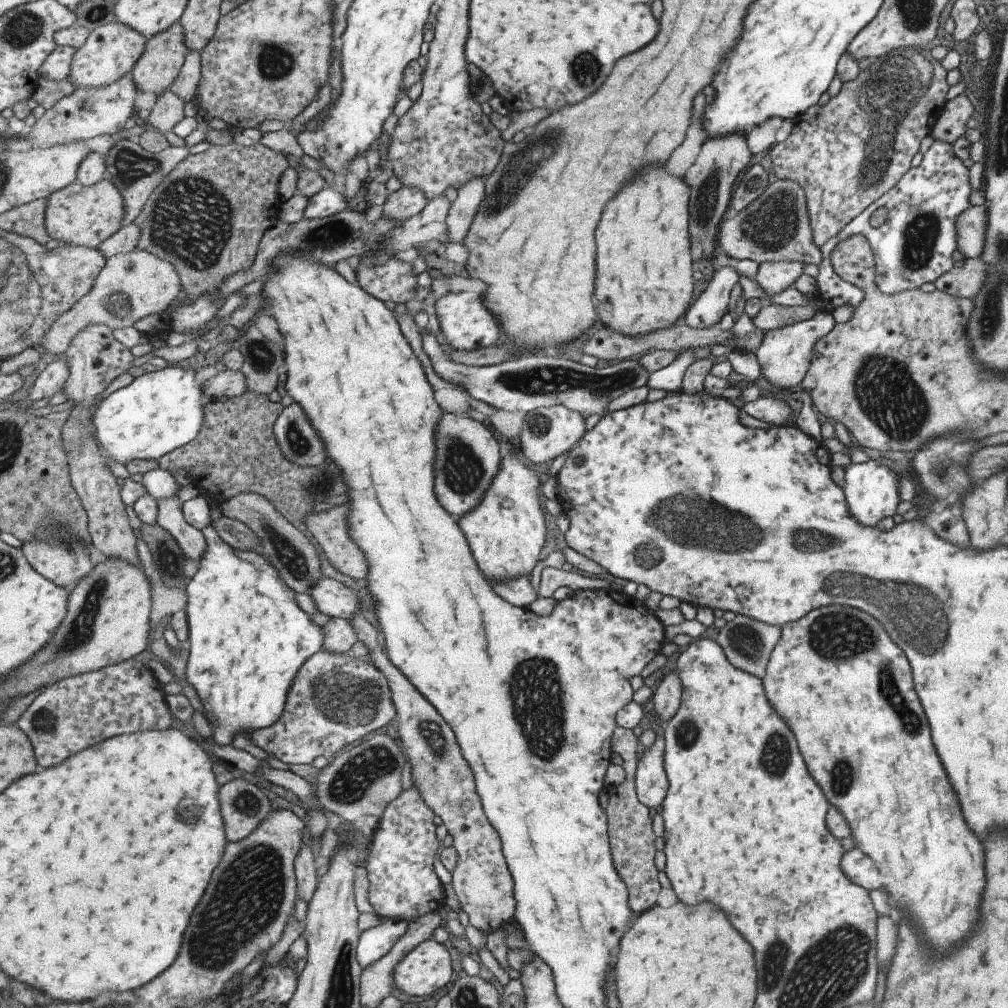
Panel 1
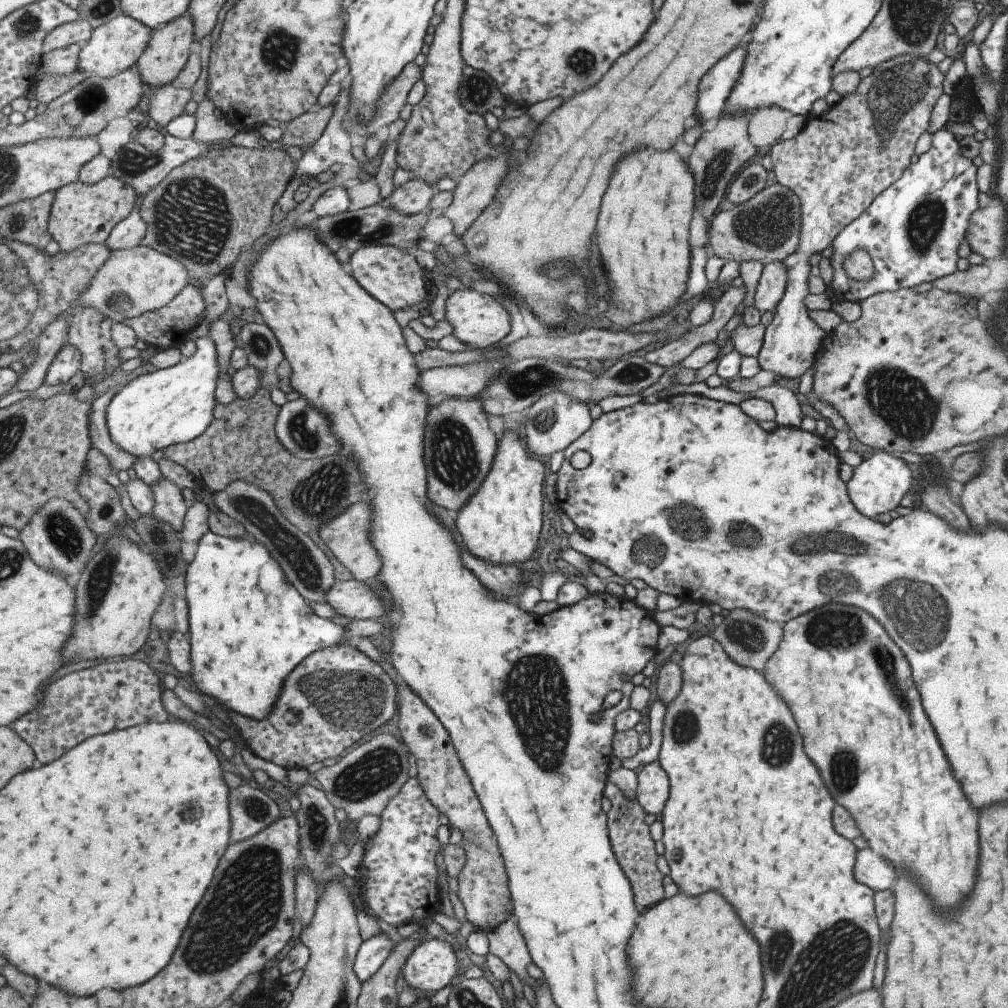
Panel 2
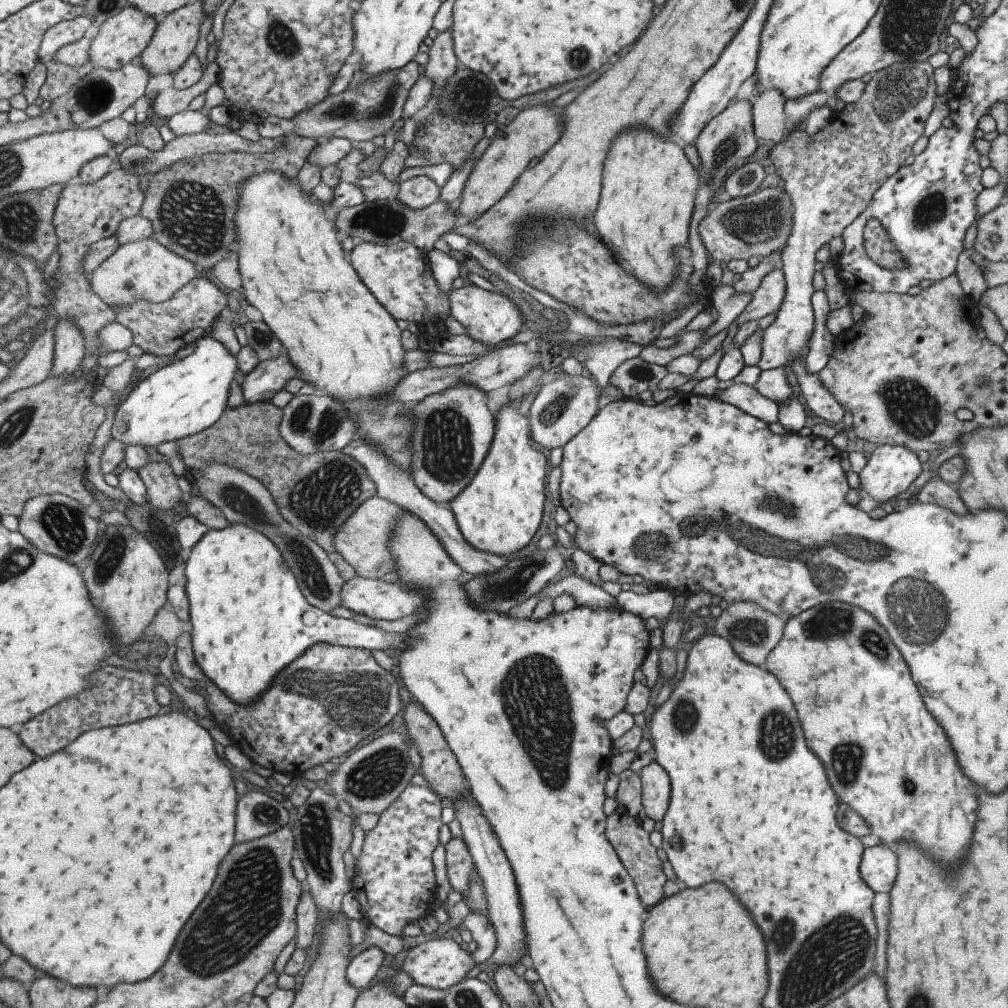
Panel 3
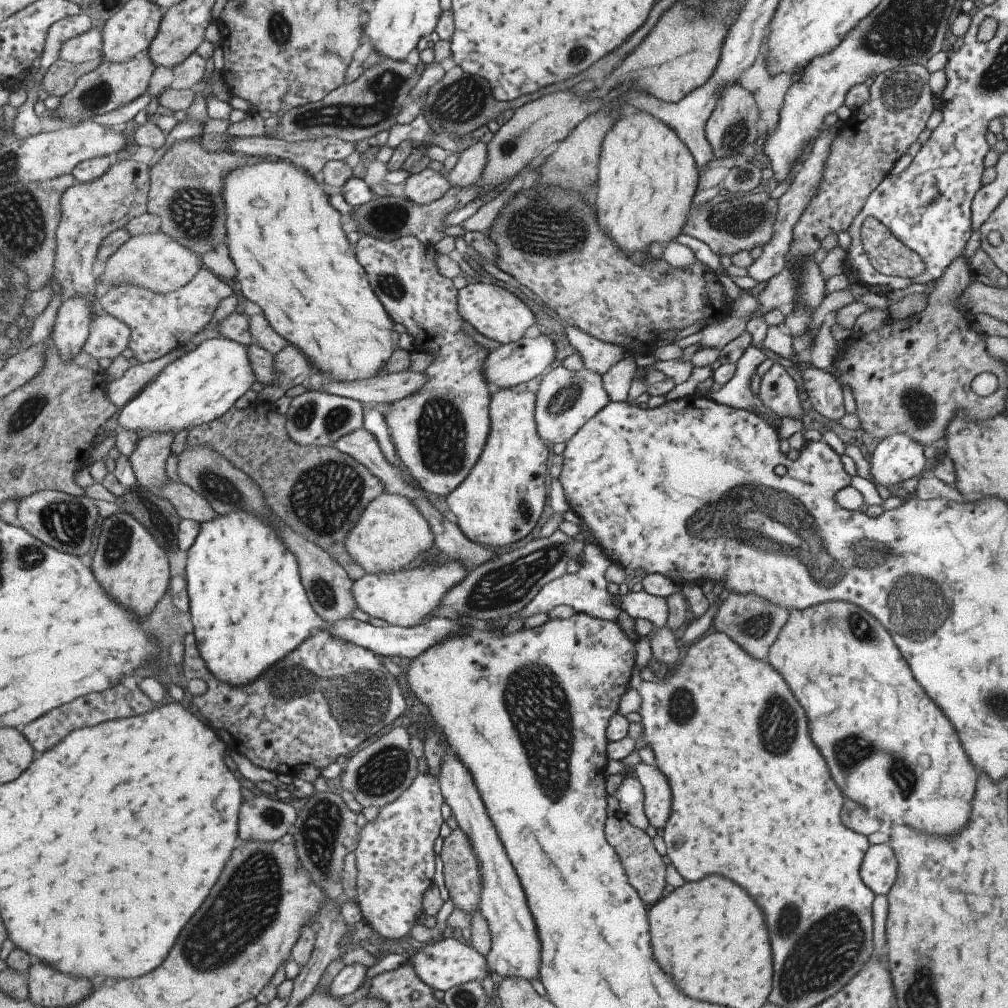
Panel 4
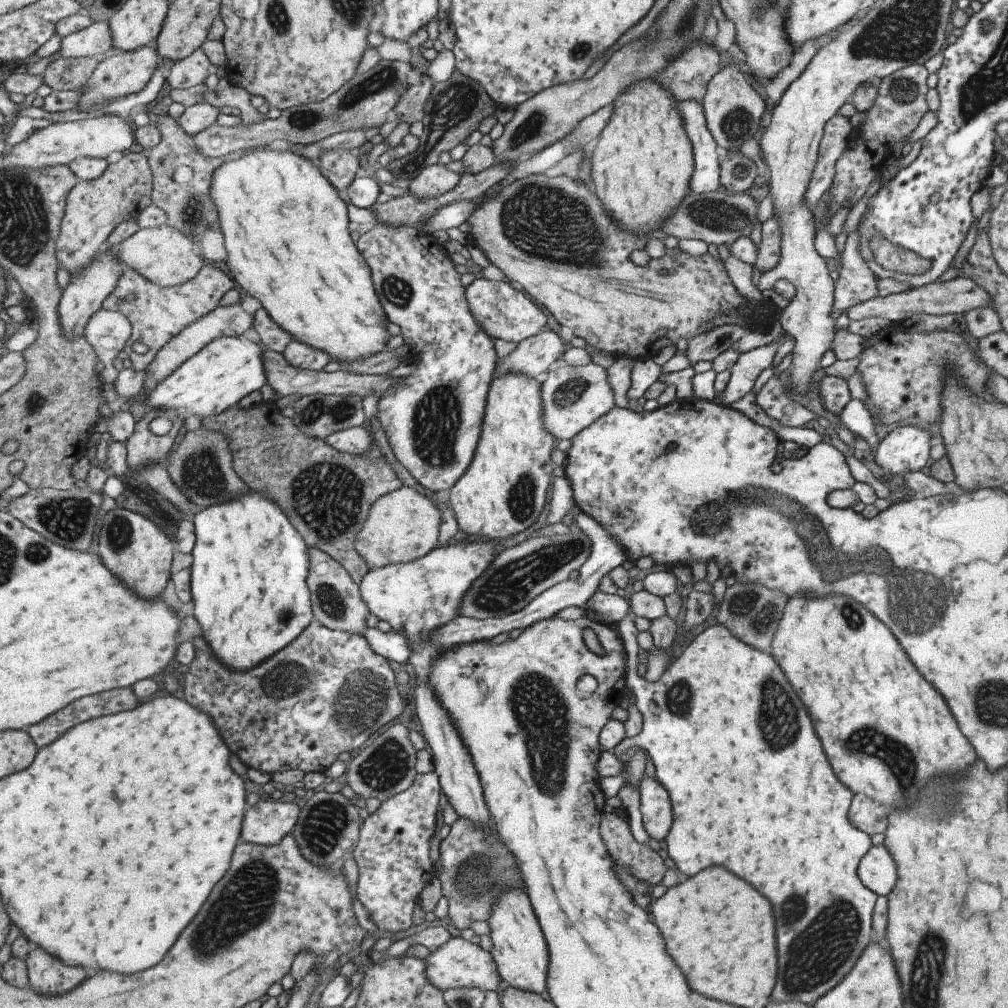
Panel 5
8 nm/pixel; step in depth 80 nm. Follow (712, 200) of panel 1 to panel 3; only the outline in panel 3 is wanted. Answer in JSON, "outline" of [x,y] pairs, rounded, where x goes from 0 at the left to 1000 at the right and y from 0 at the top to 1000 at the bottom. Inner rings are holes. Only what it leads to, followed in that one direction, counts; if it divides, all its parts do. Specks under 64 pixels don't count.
{"outline":[[[734,99],[726,105],[720,105],[711,115],[708,115],[703,121],[695,128],[695,131],[691,134],[688,145],[691,151],[691,157],[693,157],[693,168],[691,172],[707,171],[709,176],[703,187],[705,190],[709,190],[715,185],[719,177],[729,168],[733,159],[739,159],[743,157],[751,144],[749,144],[749,136],[747,128],[745,127],[746,107],[743,100]]]}

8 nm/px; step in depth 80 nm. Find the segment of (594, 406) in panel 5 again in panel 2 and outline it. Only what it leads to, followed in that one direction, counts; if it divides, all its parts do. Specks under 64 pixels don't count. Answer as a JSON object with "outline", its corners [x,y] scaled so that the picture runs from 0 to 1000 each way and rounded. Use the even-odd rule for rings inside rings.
{"outline":[[[549,389],[525,403],[519,431],[521,431],[525,448],[535,455],[539,452],[543,454],[549,448],[560,447],[568,437],[574,436],[585,424],[584,421],[586,421],[586,415],[580,400],[570,400],[561,390]]]}

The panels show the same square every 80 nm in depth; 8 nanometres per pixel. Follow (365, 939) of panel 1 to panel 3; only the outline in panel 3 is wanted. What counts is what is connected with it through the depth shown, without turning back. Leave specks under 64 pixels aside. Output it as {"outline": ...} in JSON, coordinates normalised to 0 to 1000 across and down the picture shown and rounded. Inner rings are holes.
{"outline":[[[372,938],[358,943],[347,954],[345,960],[347,975],[350,975],[357,982],[368,978],[376,960],[382,956],[384,947],[376,938]]]}

